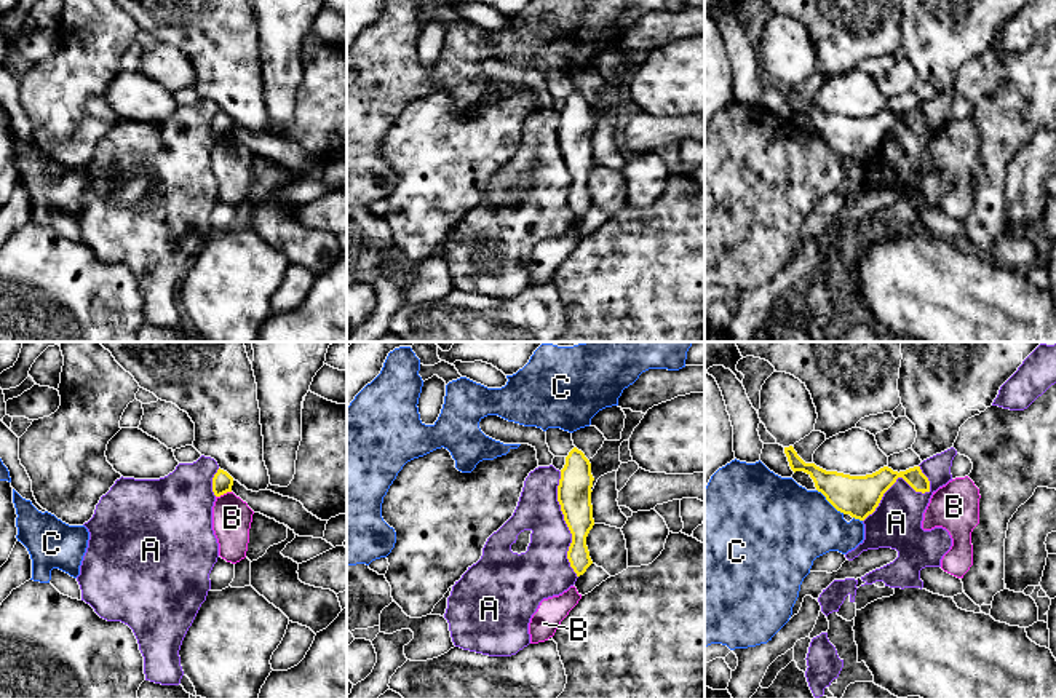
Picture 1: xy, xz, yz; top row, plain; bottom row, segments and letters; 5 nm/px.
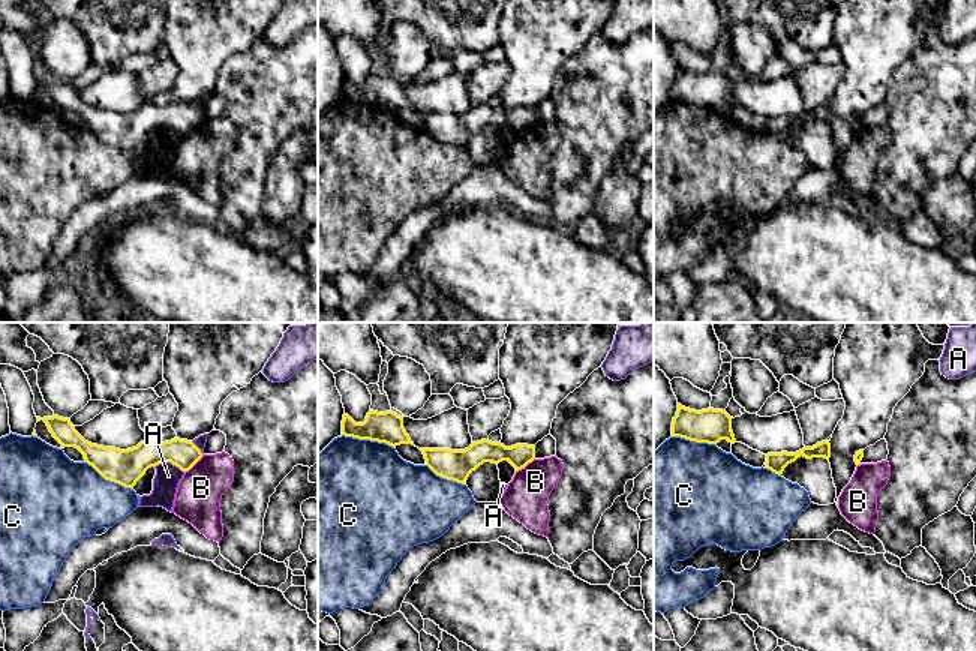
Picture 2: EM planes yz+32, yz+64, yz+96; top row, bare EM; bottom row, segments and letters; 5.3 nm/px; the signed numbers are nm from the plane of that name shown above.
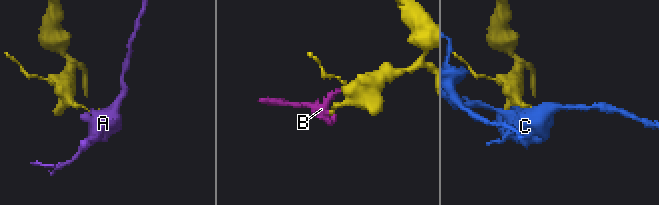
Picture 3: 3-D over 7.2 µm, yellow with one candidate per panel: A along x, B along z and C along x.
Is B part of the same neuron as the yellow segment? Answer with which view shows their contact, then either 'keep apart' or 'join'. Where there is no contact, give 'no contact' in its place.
meets yellow in xy; keep apart

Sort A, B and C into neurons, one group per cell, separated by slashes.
A / B / C

